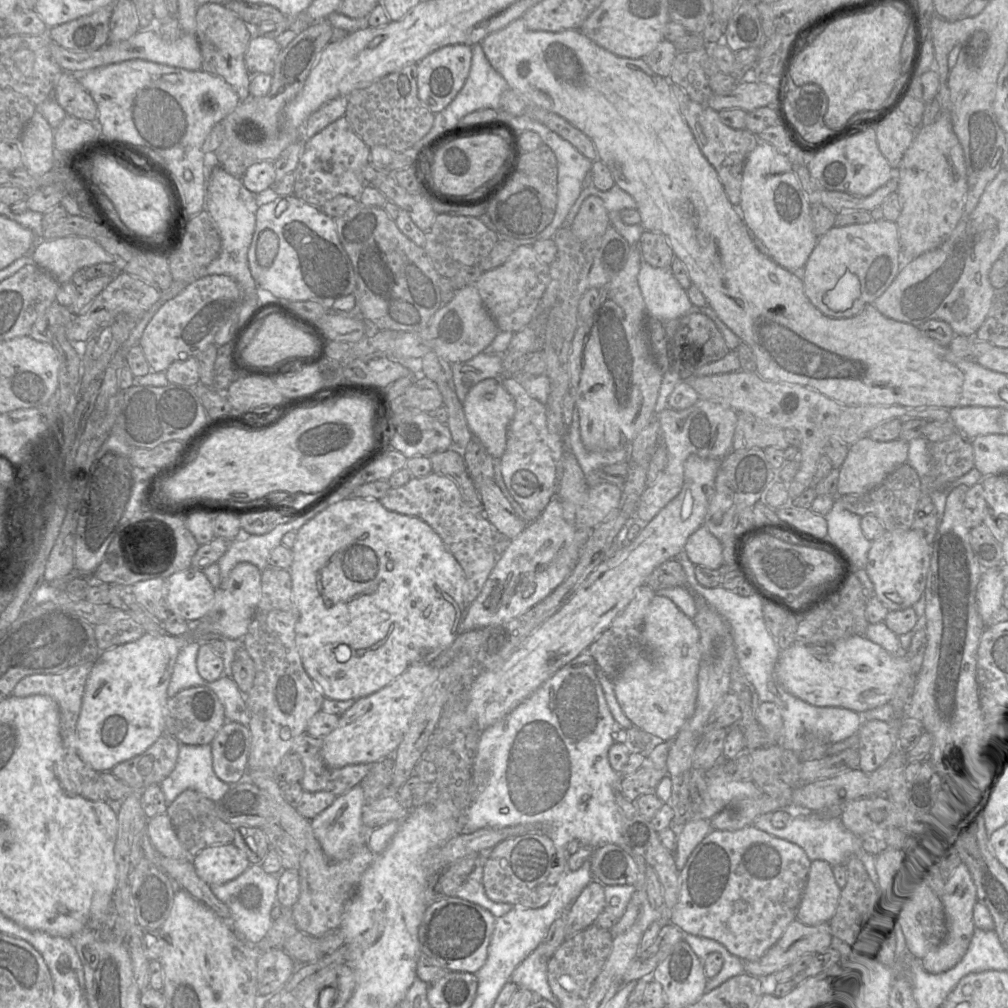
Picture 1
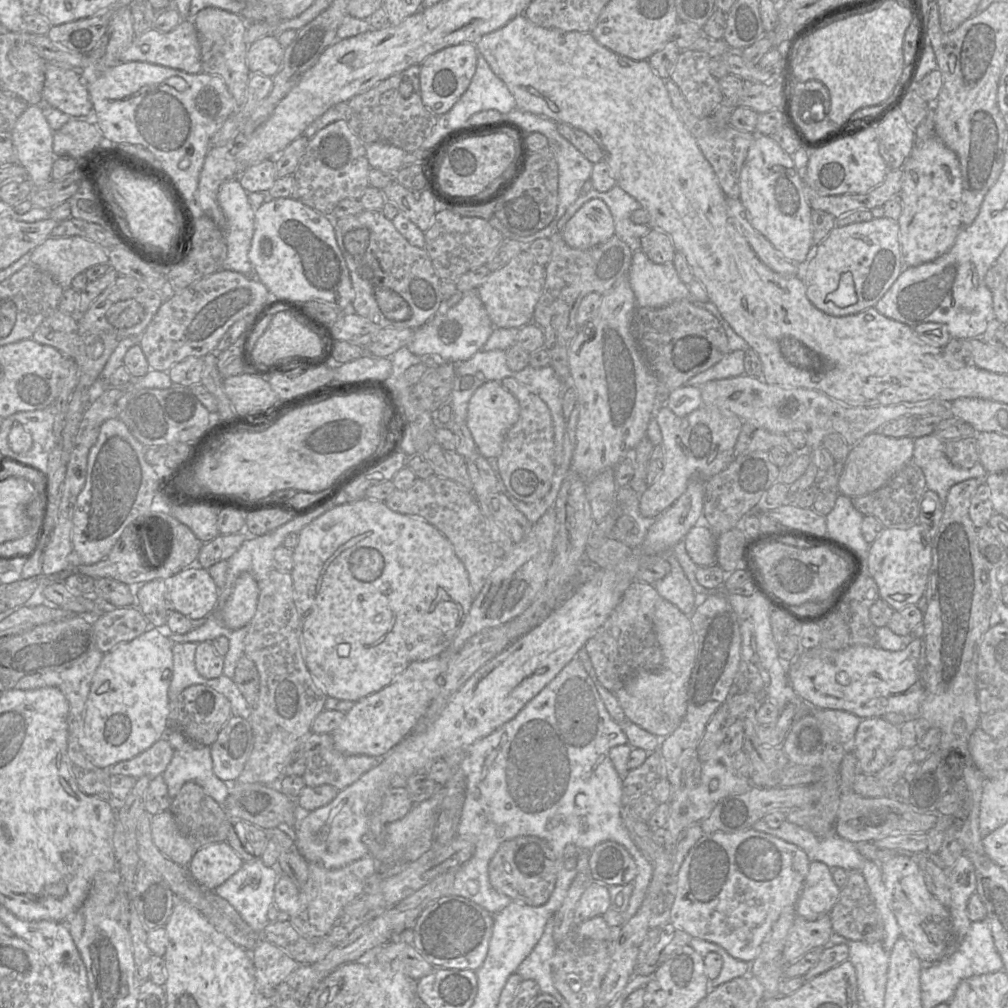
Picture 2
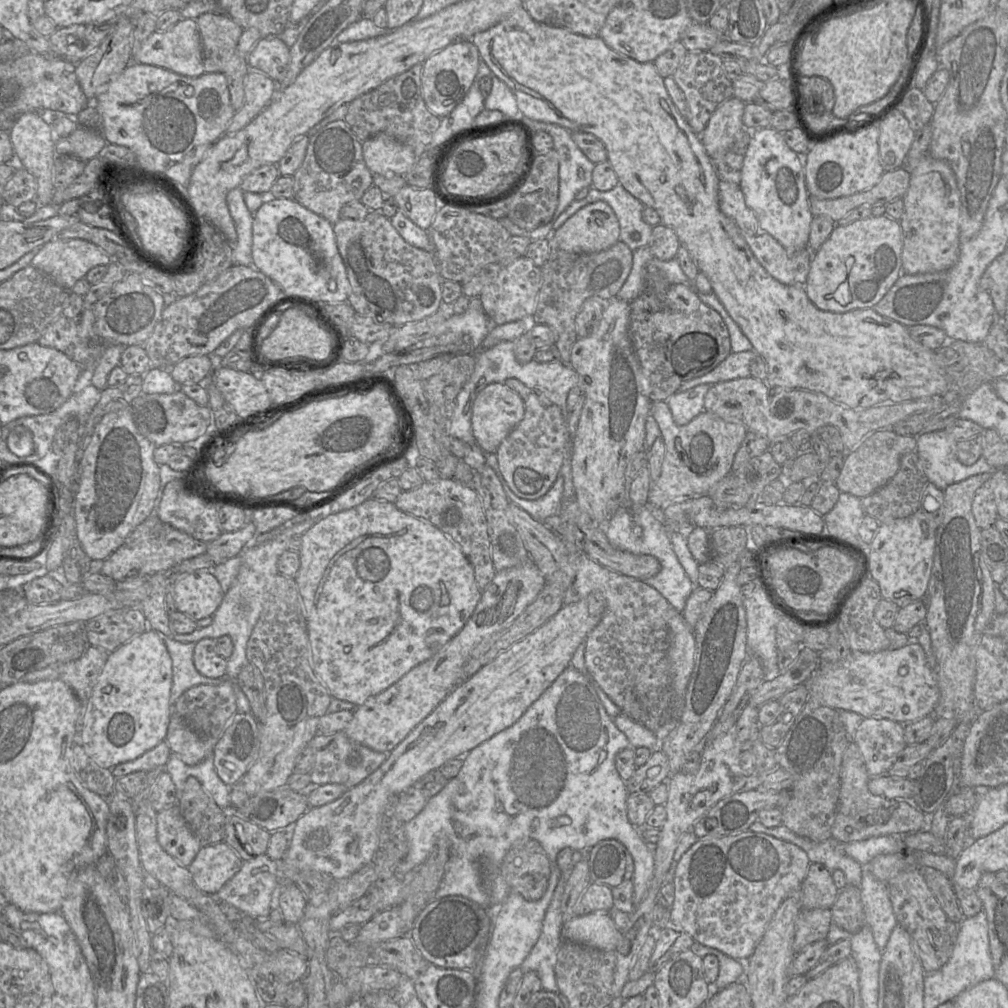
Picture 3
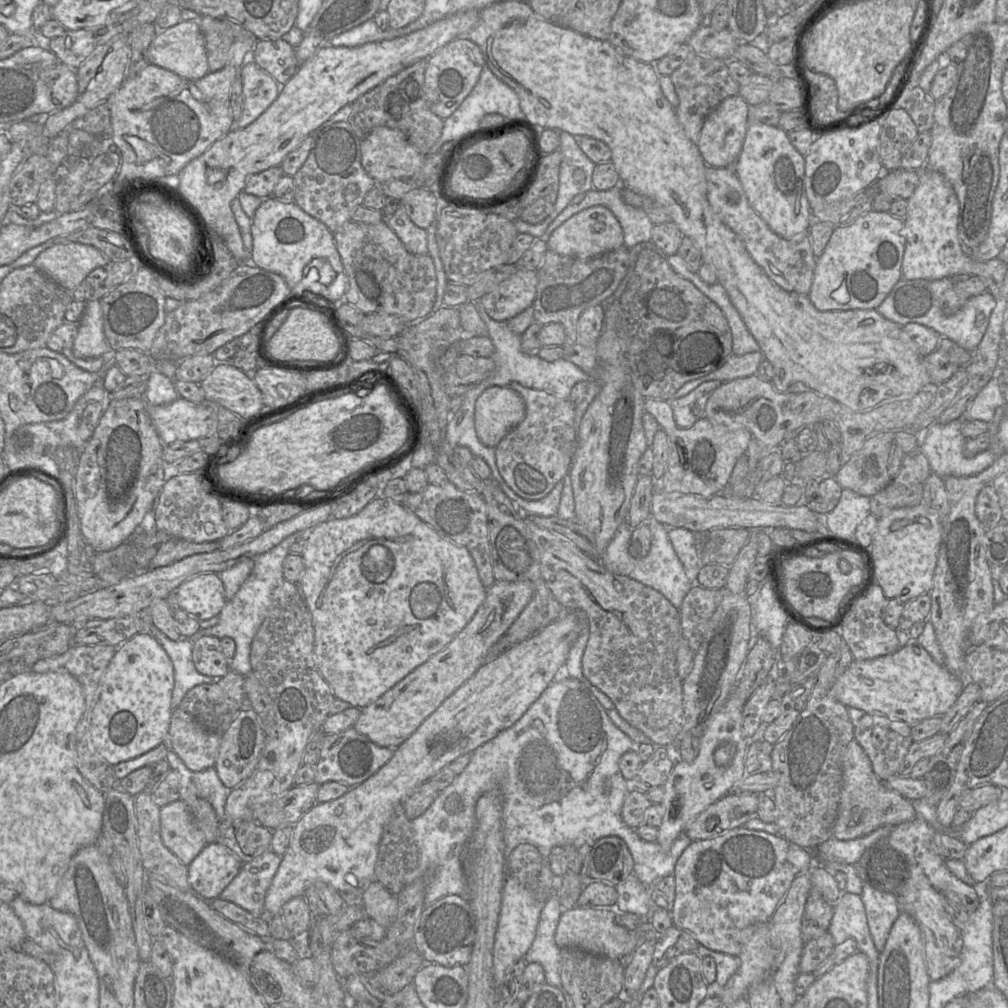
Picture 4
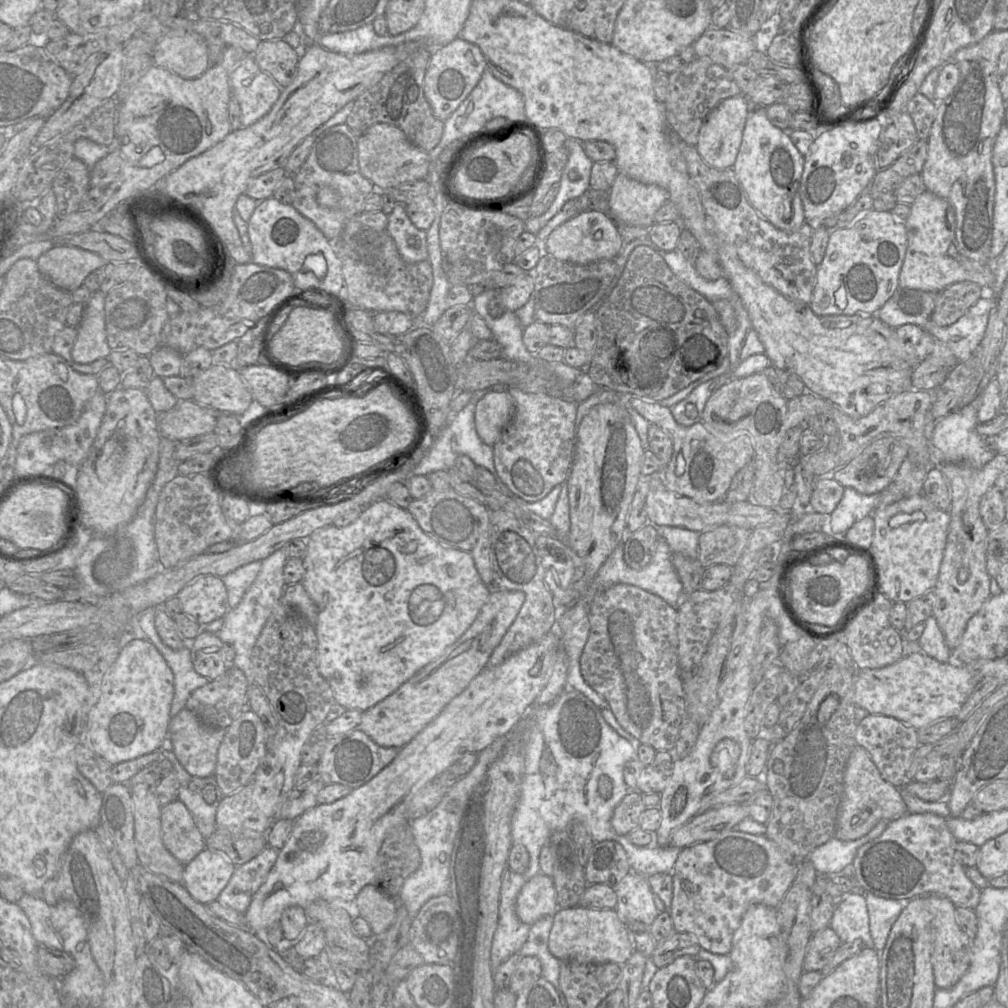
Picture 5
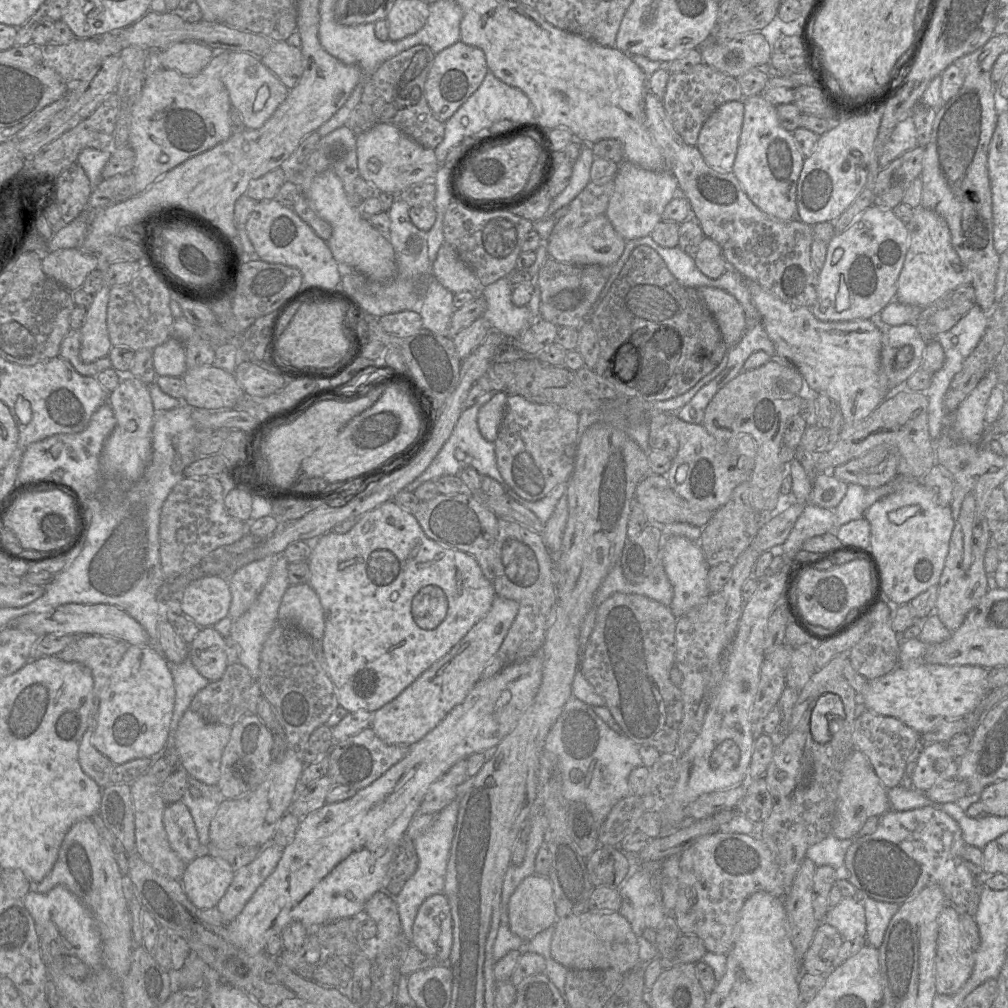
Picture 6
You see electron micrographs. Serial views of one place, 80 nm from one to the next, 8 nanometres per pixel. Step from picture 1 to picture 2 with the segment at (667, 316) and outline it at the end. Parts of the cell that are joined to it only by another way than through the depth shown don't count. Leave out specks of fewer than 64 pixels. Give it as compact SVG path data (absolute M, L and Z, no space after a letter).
M642 250L635 251L632 257L632 264L628 271L628 279L636 297L637 307L661 308L674 301L687 299L694 305L705 308L719 320L725 329L729 341L730 352L736 350L746 351L750 348L749 344L740 337L724 319L717 306L712 301L702 302L690 293L688 285L680 279L673 261L670 263L656 264L652 262Z

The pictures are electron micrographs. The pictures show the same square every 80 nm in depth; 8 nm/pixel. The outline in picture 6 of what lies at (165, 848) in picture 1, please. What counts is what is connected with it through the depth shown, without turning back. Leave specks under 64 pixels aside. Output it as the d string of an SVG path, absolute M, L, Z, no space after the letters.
M182 800L167 804L163 824L171 848L186 864L199 855L208 854L199 842L194 819Z

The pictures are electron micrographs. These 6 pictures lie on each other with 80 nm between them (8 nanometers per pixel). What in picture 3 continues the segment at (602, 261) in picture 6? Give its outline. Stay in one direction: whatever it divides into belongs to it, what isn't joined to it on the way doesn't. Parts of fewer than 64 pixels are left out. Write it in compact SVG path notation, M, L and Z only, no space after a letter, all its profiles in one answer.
M597 201L578 210L554 234L549 232L548 239L569 253L597 253L620 241L620 225L613 209Z

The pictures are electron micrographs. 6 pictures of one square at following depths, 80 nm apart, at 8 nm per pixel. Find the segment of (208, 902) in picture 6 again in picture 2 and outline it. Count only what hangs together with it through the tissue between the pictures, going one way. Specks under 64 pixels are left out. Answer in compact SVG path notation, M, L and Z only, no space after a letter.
M225 841L198 849L187 869L190 876L205 891L214 891L233 876L243 863L243 859Z

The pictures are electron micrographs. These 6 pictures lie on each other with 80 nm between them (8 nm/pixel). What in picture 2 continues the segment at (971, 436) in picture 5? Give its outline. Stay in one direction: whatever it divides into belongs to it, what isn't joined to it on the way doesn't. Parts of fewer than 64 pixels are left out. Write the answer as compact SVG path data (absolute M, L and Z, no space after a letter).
M933 434L916 438L912 456L923 471L926 489L934 491L943 506L953 485L971 478L984 479L988 474L980 462L970 469L954 466L945 454L947 441L949 440L941 440Z

